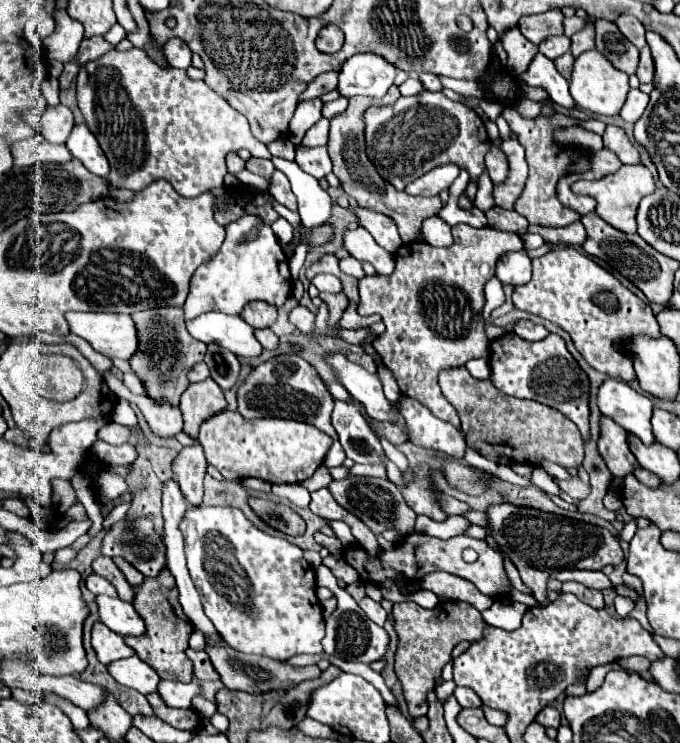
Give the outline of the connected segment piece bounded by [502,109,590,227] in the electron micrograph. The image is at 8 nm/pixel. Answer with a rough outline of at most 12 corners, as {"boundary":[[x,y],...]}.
{"boundary":[[566,115],[502,117],[530,167],[514,209],[530,223],[564,227],[580,219],[556,197],[568,173],[590,169],[590,151],[558,143]]}

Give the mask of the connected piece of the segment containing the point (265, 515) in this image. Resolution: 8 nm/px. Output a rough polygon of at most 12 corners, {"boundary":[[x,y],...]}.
{"boundary":[[248,497],[250,509],[286,535],[304,535],[304,519],[268,497]]}

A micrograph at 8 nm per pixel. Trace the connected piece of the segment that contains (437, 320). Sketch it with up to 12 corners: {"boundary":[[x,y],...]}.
{"boundary":[[516,233],[402,245],[358,313],[402,395],[456,423],[438,373],[490,355],[484,283]]}

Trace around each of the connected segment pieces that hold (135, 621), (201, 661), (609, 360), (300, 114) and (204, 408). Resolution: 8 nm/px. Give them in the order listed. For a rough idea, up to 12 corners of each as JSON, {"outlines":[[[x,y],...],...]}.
{"outlines":[[[98,595],[100,621],[114,633],[142,635],[144,621],[130,603]],[[188,647],[196,679],[220,679],[206,651]],[[574,247],[532,259],[514,307],[632,381],[612,341],[660,337],[652,309]],[[320,99],[302,101],[290,121],[290,141],[298,145],[304,131],[322,115]],[[214,379],[192,383],[180,399],[184,433],[226,409]]]}

